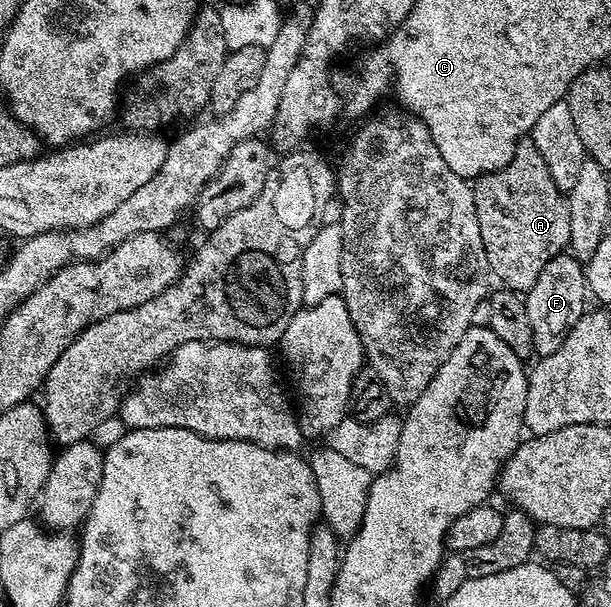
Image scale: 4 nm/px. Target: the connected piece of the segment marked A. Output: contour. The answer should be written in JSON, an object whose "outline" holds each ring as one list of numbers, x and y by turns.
{"outline":[[522,141,503,169,476,176,472,189,479,237,483,237,489,271,494,276,497,274,508,290,528,292,539,273,543,273,543,265,562,254,575,235,562,188,551,177,539,149,535,149,532,142]]}

